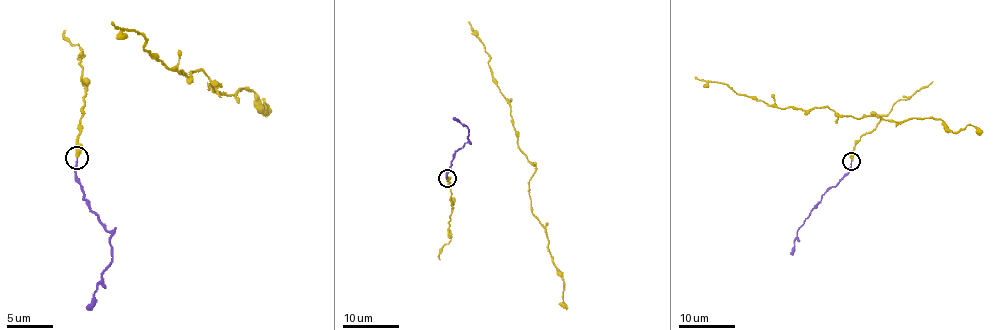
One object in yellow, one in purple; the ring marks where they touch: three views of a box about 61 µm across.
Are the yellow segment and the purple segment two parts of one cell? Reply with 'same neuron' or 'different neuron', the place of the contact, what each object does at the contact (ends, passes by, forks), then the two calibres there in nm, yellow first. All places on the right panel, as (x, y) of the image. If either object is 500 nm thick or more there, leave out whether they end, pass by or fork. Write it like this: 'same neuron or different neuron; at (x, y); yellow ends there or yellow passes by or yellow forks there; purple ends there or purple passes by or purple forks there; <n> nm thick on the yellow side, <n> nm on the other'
same neuron; at (851, 161); yellow ends there; purple ends there; 400 nm thick on the yellow side, 140 nm on the other

